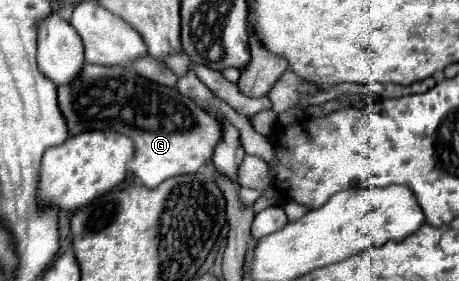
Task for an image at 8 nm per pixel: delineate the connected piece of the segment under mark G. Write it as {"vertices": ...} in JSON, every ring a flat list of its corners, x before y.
{"vertices":[[84,65,82,75,74,83,58,89,58,103,72,135,90,131,90,129,102,129,102,131,112,129,128,135,136,145,136,155,128,167,146,187,158,187,164,179,170,179,176,175,196,173,212,159,212,151,216,149,216,143,220,143,220,135,222,135,220,119,200,109,190,97,180,95,178,89,174,87,150,83,148,79,140,77,136,71,124,69,124,67]]}

